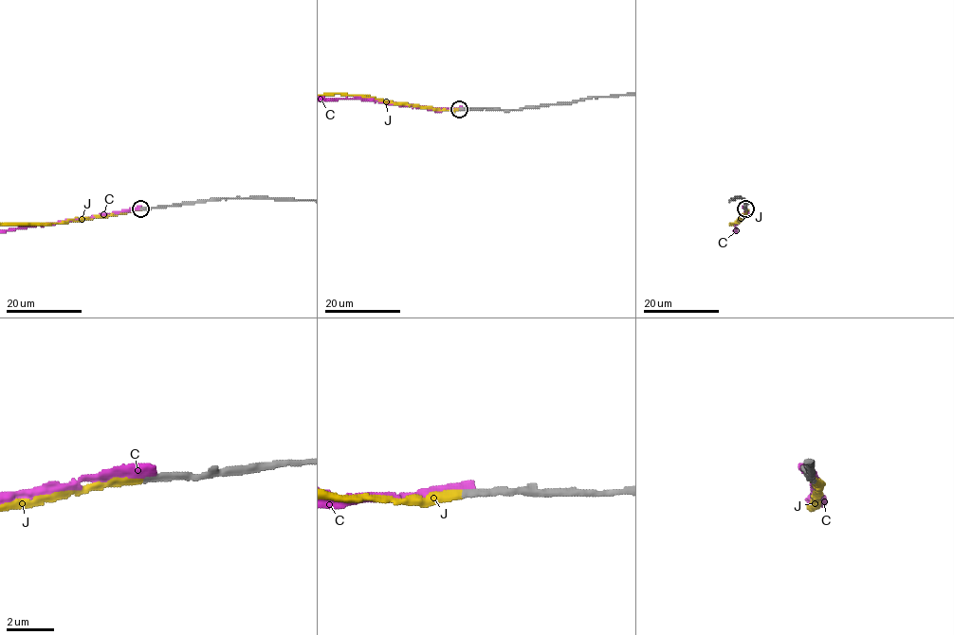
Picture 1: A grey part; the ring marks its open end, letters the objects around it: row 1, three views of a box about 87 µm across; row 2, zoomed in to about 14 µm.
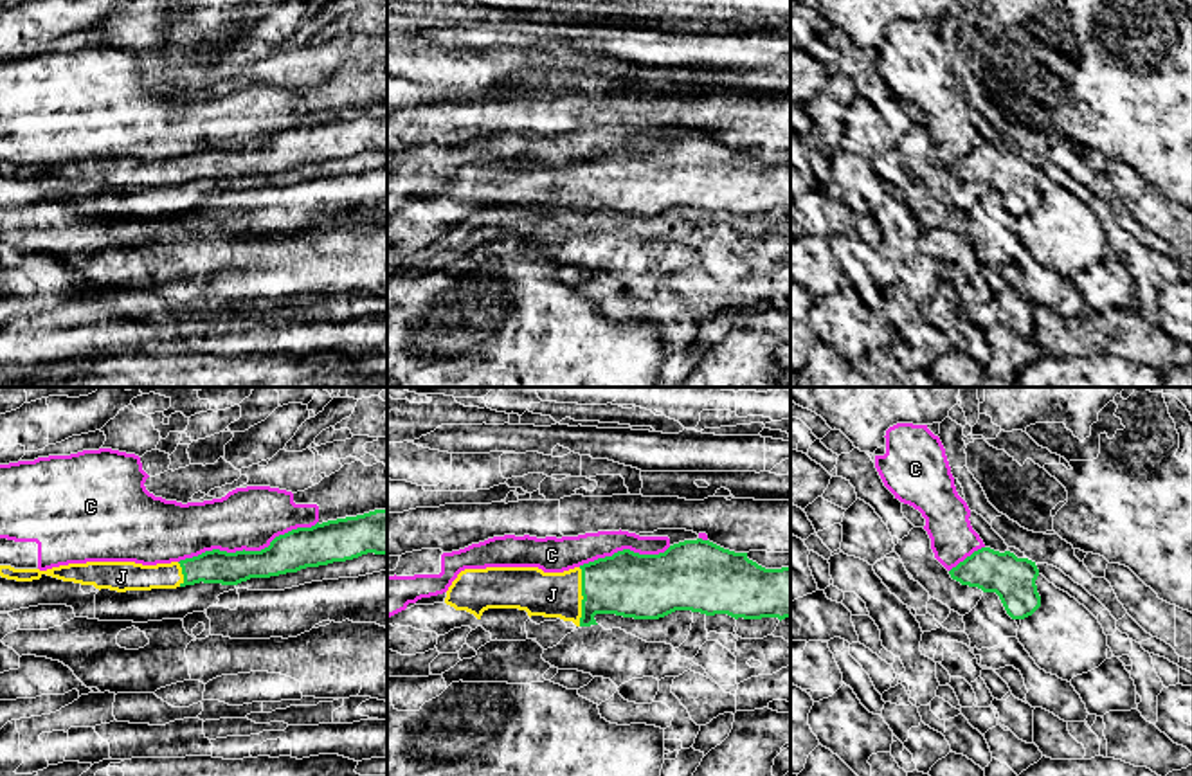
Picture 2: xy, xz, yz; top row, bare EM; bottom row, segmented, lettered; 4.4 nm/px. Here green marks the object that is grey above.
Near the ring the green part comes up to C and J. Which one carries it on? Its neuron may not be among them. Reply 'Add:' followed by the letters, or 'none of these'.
Add: J

